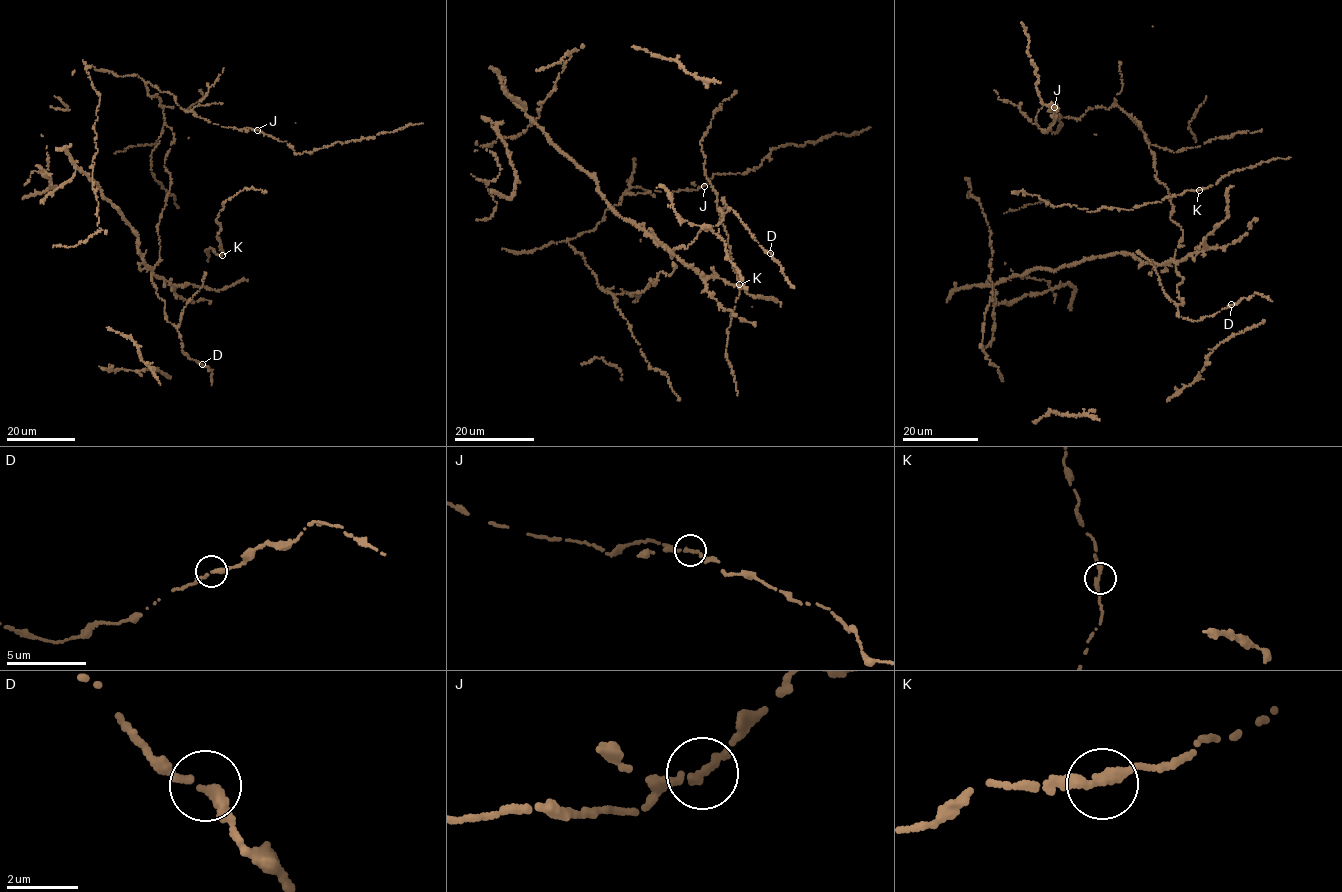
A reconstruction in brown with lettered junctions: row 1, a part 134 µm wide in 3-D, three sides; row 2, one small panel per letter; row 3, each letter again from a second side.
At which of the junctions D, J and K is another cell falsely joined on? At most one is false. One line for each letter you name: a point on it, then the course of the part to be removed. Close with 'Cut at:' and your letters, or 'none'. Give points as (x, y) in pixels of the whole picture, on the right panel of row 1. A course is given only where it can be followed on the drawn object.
Cut at: none

